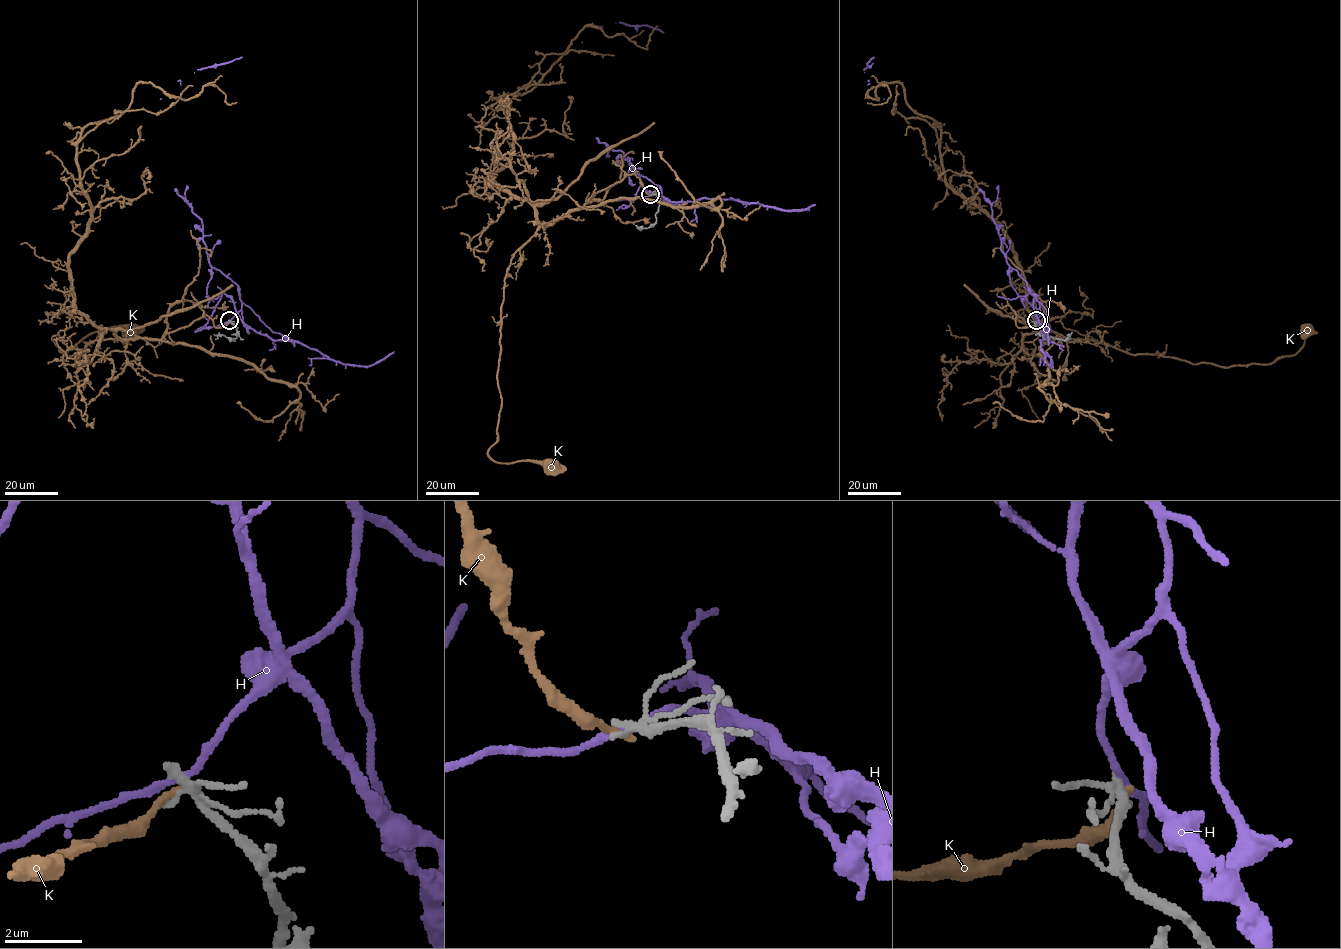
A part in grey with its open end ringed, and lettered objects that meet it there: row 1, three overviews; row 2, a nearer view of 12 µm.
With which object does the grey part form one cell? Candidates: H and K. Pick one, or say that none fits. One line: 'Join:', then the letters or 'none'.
Join: none

